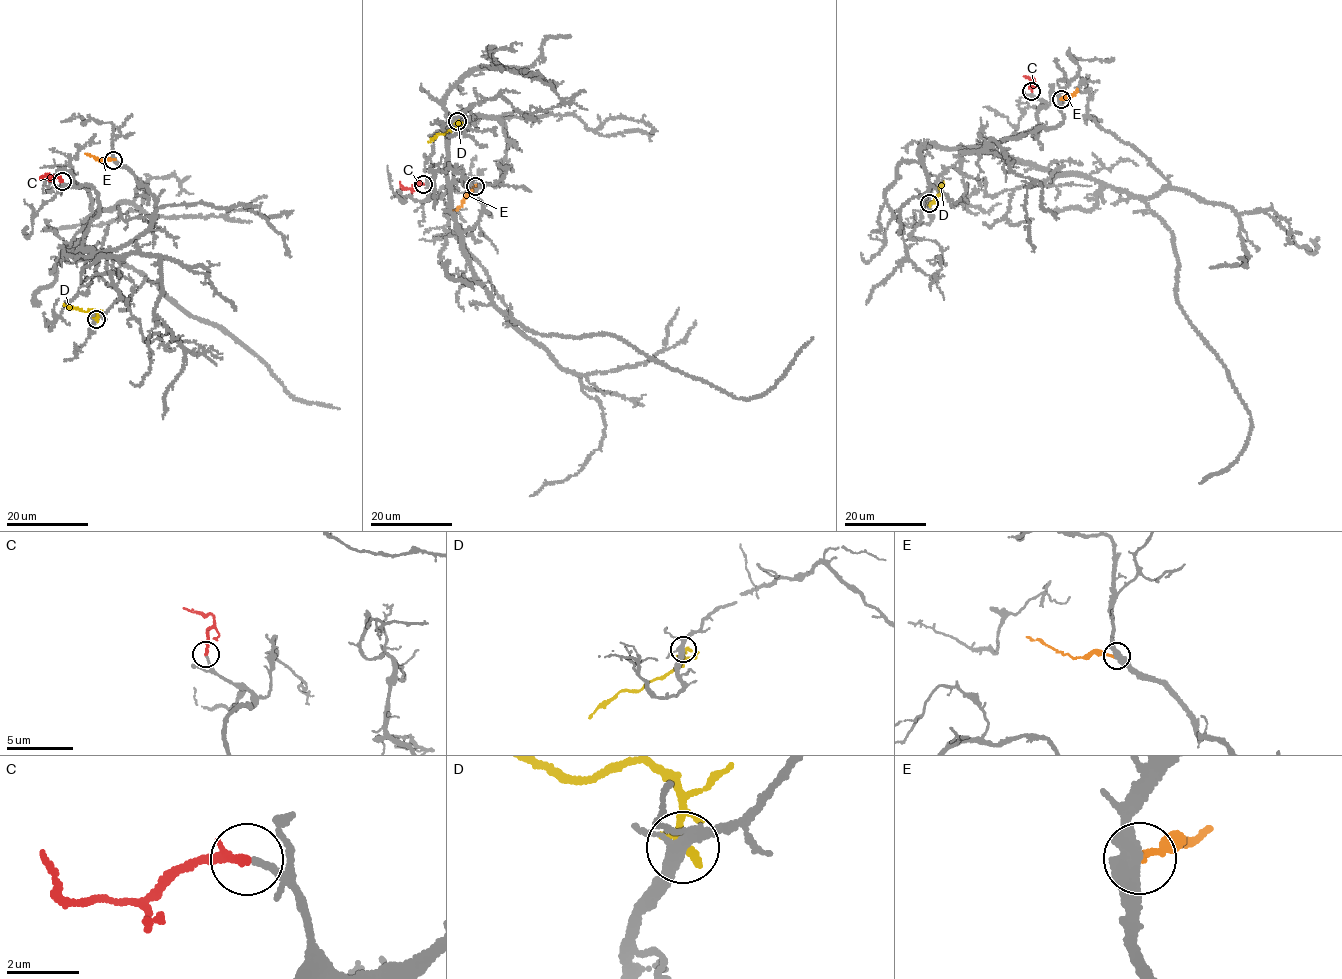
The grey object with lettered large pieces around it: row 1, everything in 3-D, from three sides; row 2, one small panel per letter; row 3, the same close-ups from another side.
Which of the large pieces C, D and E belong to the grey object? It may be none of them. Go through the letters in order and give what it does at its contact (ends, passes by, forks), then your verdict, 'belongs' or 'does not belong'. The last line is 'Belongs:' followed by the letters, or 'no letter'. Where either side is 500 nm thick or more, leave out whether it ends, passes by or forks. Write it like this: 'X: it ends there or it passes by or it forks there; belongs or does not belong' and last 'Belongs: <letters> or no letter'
C: it passes by; belongs
D: it ends there; does not belong
E: it ends there; does not belong
Belongs: C

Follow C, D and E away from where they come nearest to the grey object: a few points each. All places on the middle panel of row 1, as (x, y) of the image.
C: (423, 183), (403, 188), (399, 182)
D: (456, 121), (456, 126), (428, 142)
E: (475, 185), (454, 210)

